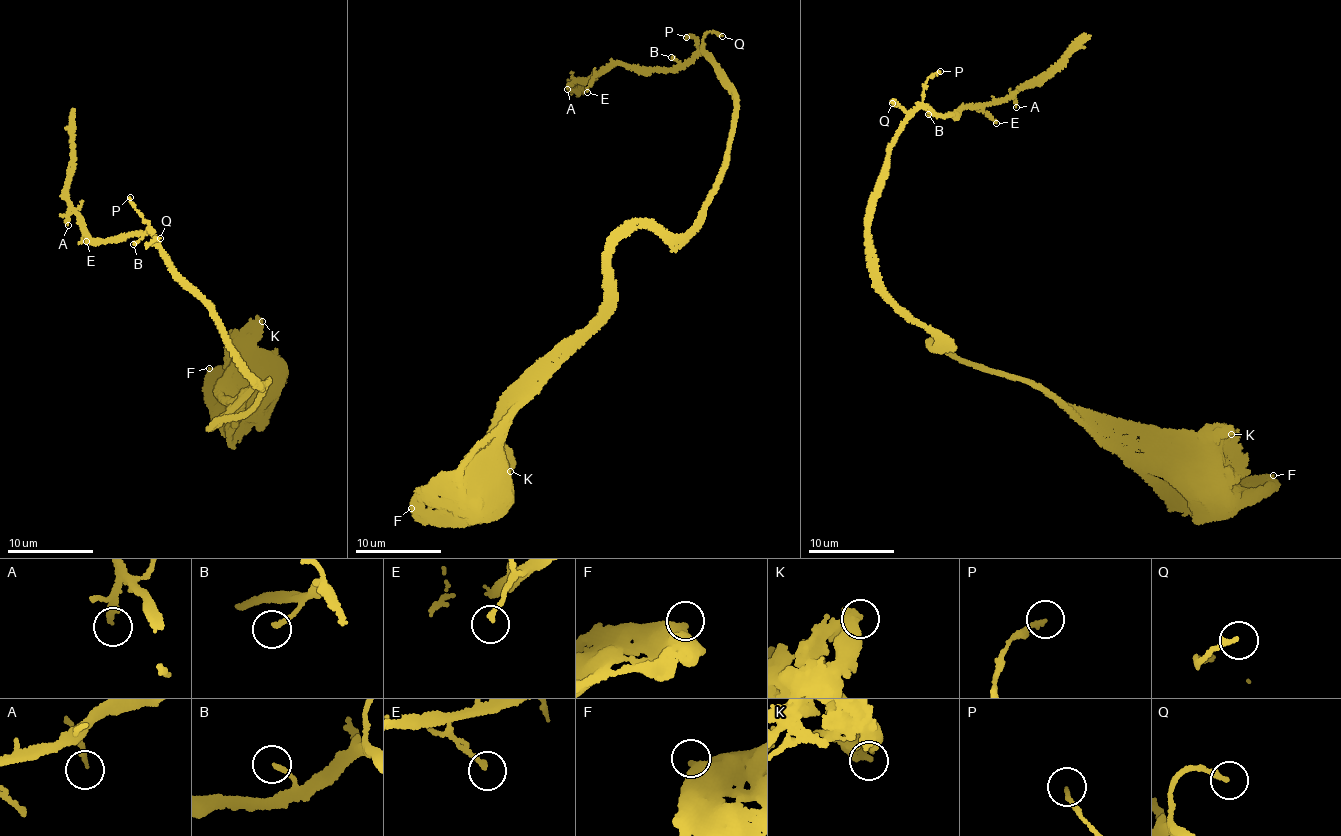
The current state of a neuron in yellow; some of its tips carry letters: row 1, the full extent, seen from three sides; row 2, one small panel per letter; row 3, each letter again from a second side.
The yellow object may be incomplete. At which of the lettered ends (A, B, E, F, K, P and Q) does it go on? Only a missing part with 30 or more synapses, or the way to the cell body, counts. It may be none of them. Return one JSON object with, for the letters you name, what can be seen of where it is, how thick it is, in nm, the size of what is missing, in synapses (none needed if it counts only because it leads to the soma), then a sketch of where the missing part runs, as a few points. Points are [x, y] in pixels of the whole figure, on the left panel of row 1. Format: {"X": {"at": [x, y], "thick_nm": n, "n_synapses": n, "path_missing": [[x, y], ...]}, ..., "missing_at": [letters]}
{"missing_at": []}

